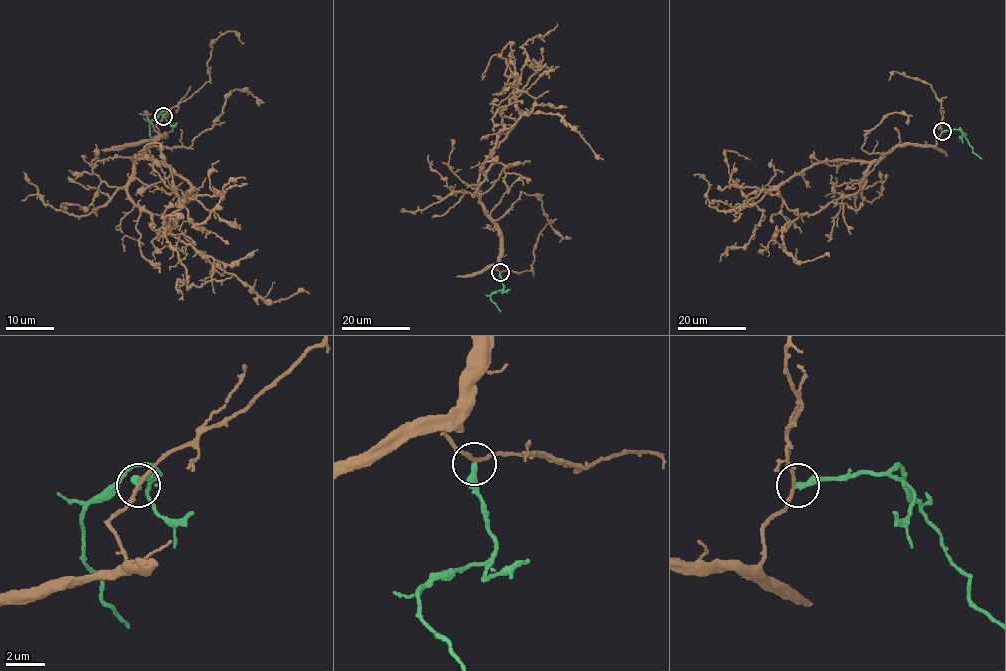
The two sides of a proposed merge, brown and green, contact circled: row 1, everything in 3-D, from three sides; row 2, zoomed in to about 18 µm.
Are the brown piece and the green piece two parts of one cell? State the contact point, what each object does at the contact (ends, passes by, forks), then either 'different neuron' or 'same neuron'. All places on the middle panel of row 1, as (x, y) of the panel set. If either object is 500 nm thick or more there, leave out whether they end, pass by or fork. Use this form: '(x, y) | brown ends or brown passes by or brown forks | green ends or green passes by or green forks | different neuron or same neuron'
(500, 272) | brown passes by | green ends | different neuron

